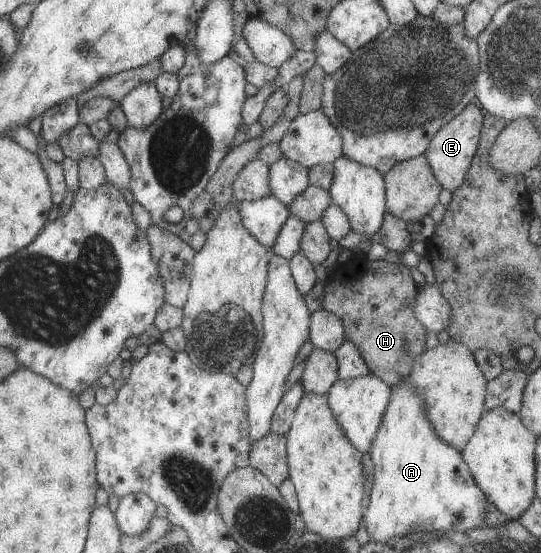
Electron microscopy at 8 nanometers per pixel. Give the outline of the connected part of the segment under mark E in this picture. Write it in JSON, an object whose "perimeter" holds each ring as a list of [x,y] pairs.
{"perimeter":[[[470,103],[458,115],[441,125],[430,138],[423,154],[441,189],[448,189],[452,193],[464,181],[464,176],[477,150],[483,124],[483,112],[477,103]]]}

